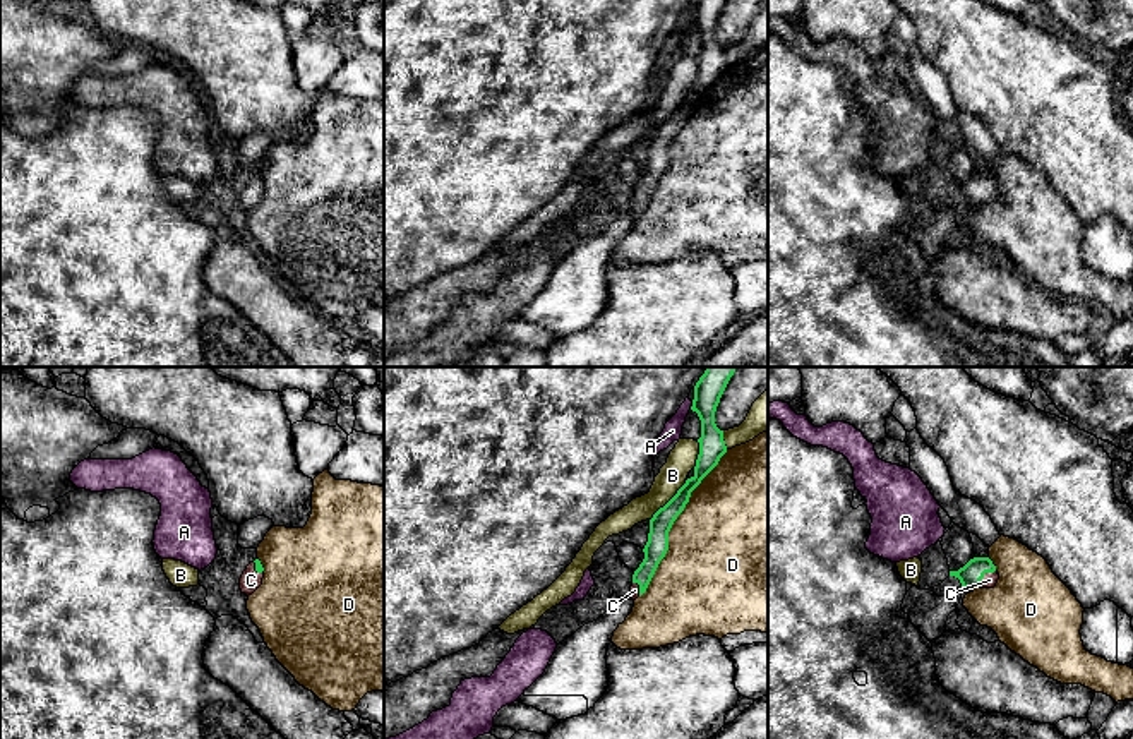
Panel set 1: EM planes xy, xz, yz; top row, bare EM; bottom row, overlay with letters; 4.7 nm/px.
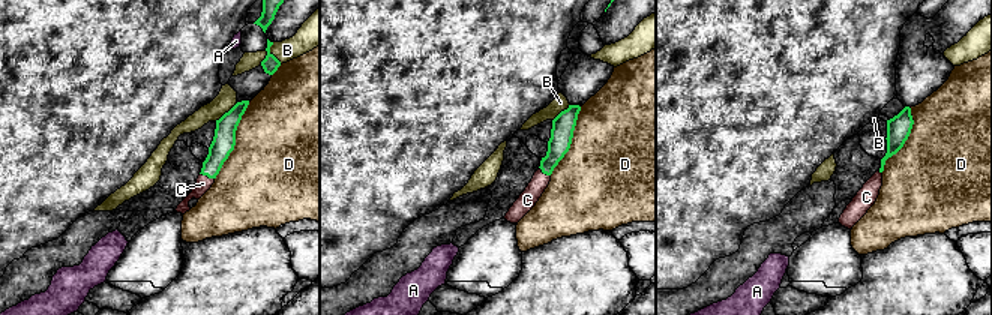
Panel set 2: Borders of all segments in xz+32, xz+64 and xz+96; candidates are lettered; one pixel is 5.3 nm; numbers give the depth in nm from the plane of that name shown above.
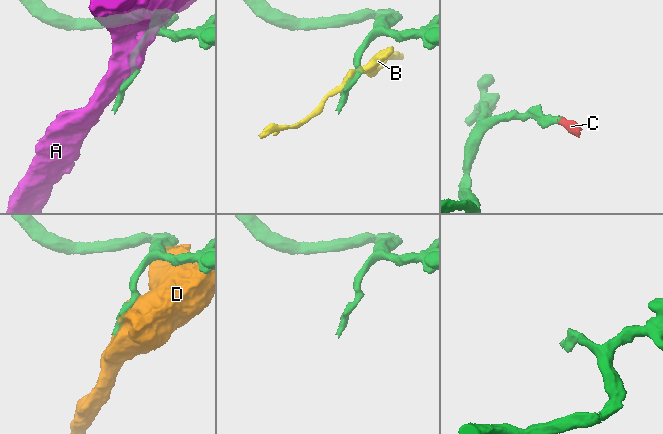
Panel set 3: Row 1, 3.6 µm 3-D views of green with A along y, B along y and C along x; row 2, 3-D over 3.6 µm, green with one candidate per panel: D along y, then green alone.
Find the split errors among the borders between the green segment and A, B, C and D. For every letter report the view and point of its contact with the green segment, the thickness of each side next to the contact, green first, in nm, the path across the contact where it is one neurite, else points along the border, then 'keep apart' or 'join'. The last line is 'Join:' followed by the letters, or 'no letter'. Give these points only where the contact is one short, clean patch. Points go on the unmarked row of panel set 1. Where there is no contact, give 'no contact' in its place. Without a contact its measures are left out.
A: xz (693, 21) | 130/90 nm | keep apart
B: xz (669, 117) | 110/130 nm | keep apart
C: yz (983, 192) | 110/70 nm | across yz (971, 191), (983, 192), (989, 196) | join
D: xz (672, 139) | 110/480 nm | keep apart
Join: C

